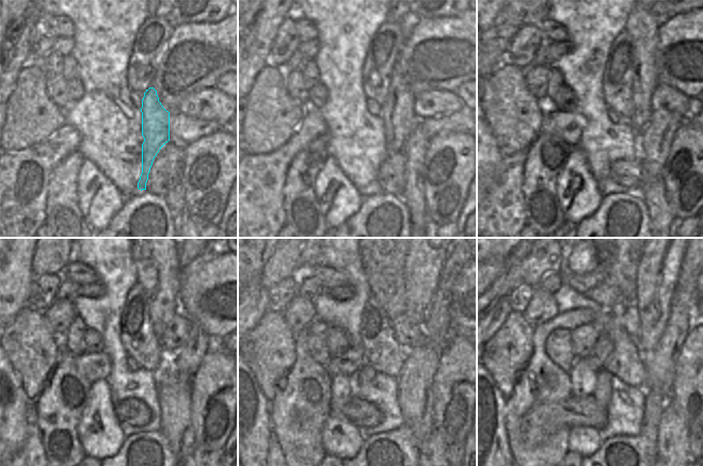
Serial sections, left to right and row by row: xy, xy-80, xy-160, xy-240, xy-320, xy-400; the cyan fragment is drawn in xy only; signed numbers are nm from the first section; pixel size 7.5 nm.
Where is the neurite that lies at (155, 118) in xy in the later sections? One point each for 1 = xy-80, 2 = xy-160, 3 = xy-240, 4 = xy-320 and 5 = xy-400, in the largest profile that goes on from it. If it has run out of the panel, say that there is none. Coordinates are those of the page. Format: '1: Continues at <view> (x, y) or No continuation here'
1: Continues at xy-80 (397, 113)
2: Continues at xy-160 (641, 25)
3: Continues at xy-240 (156, 259)
4: Continues at xy-320 (382, 259)
5: Continues at xy-400 (619, 259).

